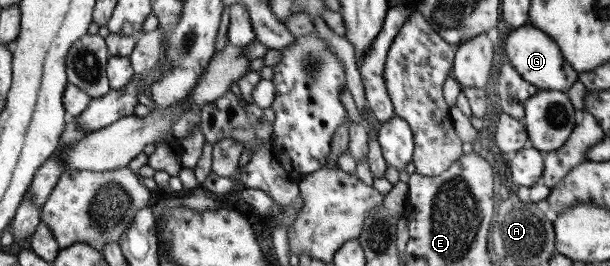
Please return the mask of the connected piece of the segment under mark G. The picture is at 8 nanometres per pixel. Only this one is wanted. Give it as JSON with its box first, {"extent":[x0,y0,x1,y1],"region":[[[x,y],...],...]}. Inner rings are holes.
{"extent":[504,23,577,91],"region":[[[527,23],[504,37],[504,50],[509,64],[525,82],[543,90],[566,91],[577,78],[576,73],[560,53],[557,43],[538,28]]]}

